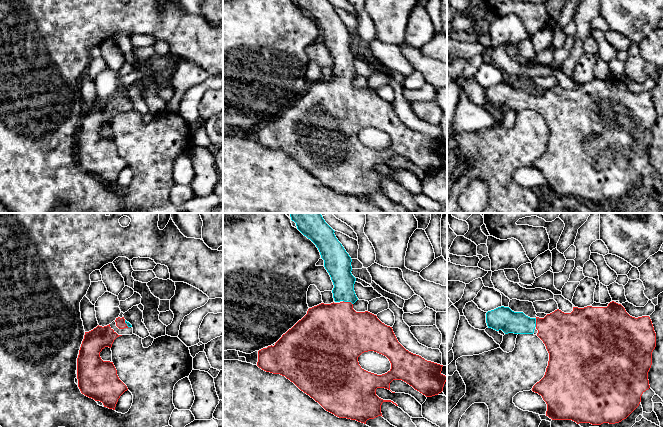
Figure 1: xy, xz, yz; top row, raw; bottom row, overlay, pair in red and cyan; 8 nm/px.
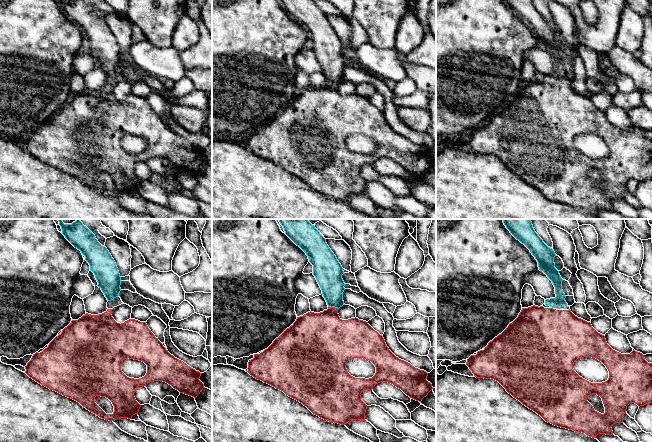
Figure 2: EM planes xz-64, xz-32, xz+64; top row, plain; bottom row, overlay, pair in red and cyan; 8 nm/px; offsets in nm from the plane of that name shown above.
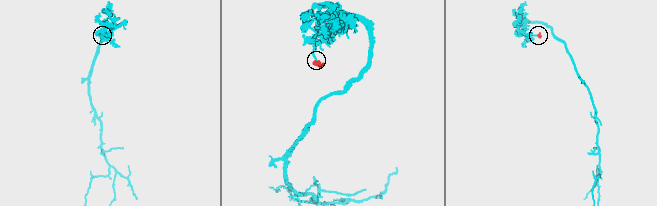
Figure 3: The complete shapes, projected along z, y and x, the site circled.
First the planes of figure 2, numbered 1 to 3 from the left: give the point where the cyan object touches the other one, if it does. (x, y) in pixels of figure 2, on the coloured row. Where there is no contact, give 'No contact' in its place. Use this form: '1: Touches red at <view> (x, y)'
1: No contact
2: Touches red at xz-32 (333, 307)
3: No contact

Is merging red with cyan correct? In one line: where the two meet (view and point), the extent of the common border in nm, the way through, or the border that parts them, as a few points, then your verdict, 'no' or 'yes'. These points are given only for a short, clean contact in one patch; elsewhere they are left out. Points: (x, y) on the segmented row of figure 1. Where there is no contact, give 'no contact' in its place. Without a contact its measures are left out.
contact xz (348, 302); length 90 nm; way xz (336, 330), (348, 302), (340, 272); yes

